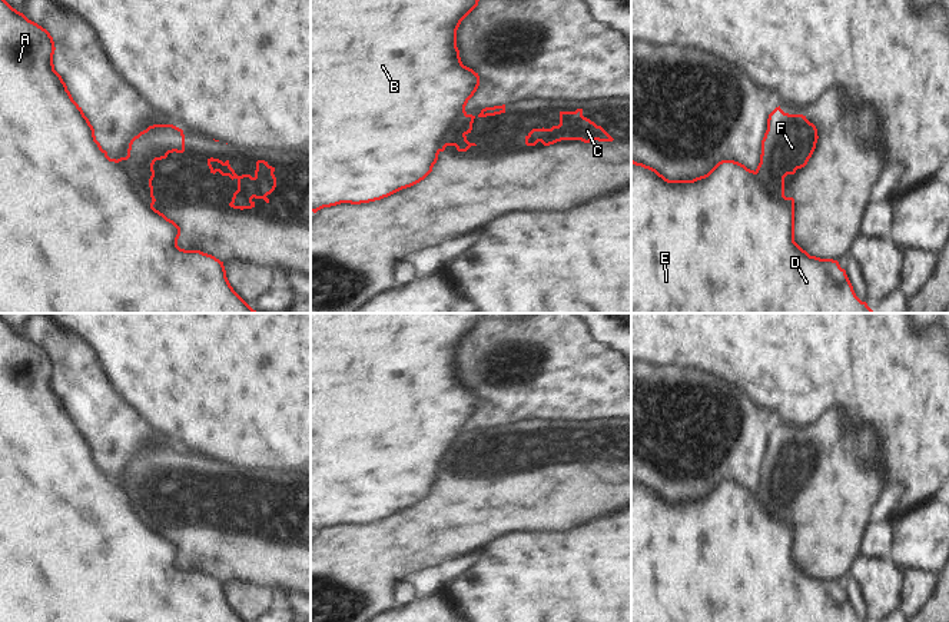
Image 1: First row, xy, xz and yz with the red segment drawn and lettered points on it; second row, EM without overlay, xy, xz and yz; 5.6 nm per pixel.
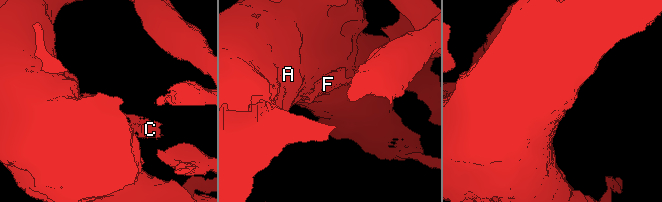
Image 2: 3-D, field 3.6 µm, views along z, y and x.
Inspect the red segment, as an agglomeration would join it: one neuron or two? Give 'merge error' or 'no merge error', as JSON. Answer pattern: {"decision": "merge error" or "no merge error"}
{"decision": "merge error"}

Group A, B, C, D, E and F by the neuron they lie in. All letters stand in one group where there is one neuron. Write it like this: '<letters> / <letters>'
A B D E / C F

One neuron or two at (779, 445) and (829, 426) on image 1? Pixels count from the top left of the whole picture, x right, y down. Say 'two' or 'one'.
one

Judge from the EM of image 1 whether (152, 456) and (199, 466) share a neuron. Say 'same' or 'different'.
same

